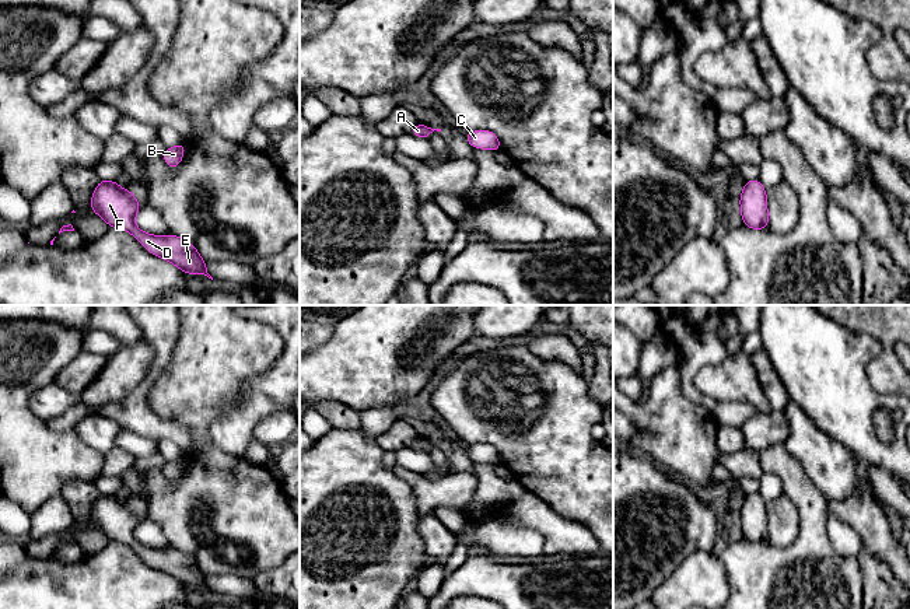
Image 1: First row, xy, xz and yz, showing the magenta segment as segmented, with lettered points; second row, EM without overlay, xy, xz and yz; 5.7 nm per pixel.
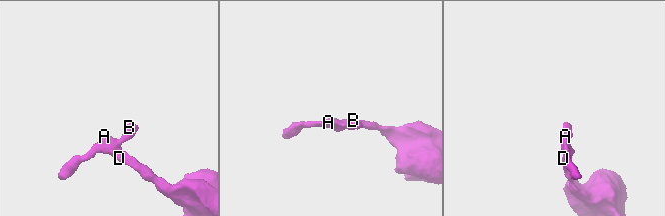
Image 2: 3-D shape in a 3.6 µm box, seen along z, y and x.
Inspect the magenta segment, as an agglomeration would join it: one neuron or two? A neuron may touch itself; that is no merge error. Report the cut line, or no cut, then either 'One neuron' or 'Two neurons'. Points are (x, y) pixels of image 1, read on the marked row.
No split. One neuron

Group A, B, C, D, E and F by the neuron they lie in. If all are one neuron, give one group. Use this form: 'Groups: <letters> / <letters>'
Groups: A B C D E F

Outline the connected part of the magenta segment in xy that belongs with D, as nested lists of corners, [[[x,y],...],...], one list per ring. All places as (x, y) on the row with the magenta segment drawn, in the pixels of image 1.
[[[101,179],[97,185],[90,203],[91,210],[95,214],[101,216],[109,227],[120,228],[130,232],[151,255],[155,255],[174,263],[176,267],[179,267],[188,274],[204,274],[213,280],[213,277],[207,273],[206,260],[200,258],[196,251],[196,246],[192,242],[188,242],[174,235],[172,232],[165,237],[157,237],[143,232],[137,228],[137,225],[134,224],[134,216],[141,209],[141,206],[143,204],[140,204],[134,199],[133,190],[125,190],[115,181],[104,179]]]

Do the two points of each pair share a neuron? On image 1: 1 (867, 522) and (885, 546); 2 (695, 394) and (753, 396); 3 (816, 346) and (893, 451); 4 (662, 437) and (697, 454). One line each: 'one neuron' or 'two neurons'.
1: one neuron
2: two neurons
3: one neuron
4: one neuron

